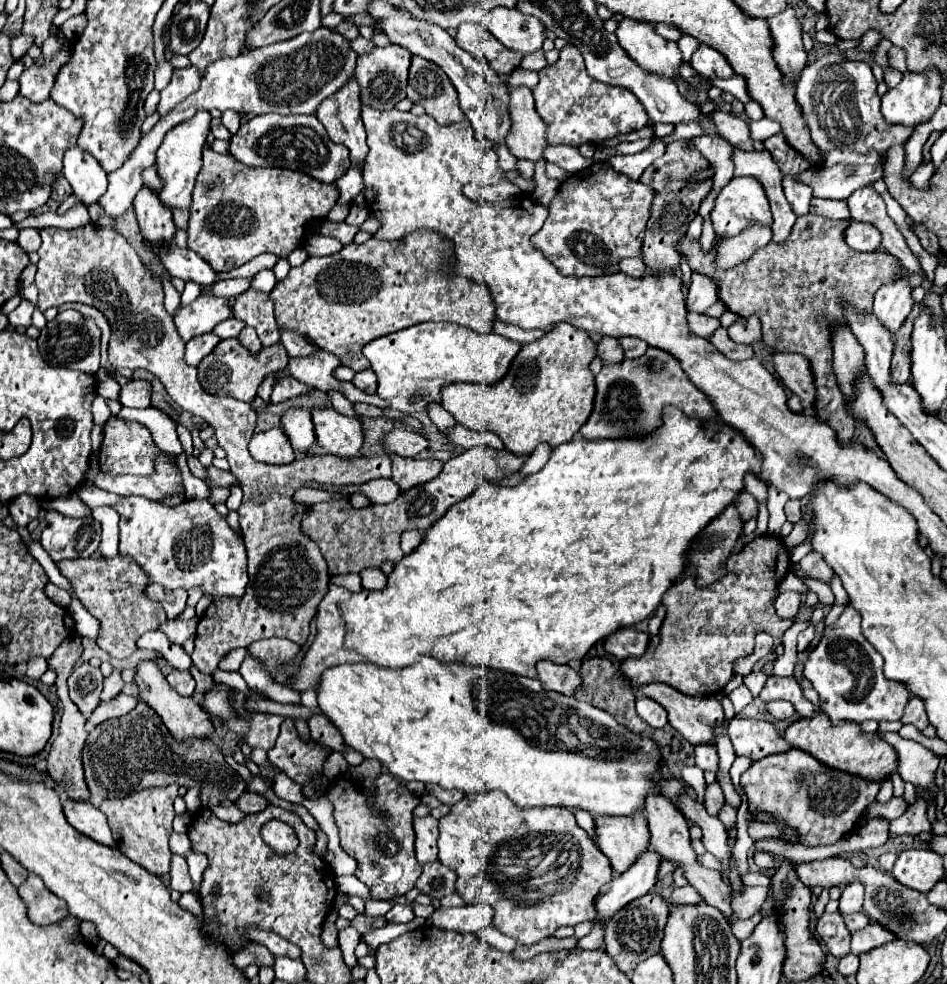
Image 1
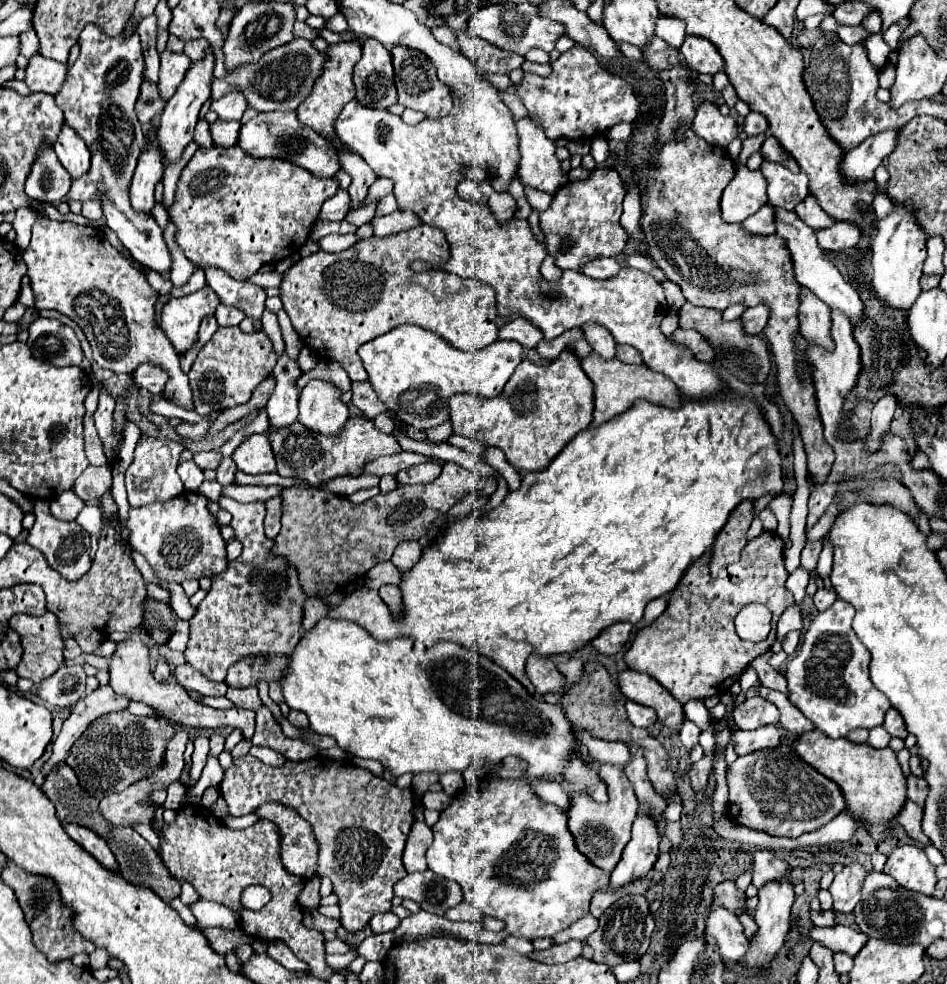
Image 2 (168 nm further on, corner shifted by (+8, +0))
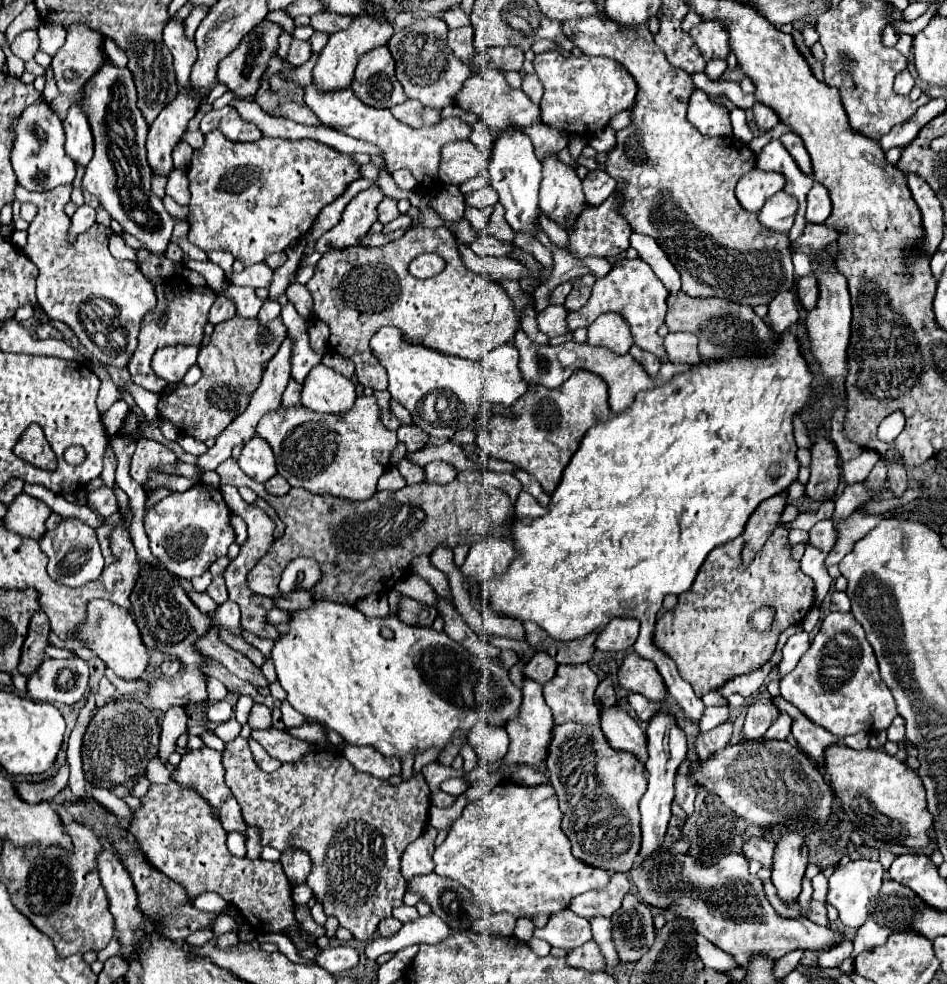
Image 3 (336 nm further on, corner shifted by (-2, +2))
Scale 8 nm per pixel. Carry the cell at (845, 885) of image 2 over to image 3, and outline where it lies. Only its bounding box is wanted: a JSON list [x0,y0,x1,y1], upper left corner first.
[828,859,884,929]

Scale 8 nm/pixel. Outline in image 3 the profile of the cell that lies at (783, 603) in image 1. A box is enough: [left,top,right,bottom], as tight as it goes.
[750,605,776,631]

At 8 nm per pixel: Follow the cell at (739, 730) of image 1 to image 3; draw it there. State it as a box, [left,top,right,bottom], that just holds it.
[764,713,792,739]

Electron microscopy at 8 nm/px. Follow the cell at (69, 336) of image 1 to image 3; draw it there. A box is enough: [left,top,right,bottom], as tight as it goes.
[36,323,64,341]

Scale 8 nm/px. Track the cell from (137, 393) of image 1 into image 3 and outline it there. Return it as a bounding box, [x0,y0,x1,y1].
[152,345,198,383]

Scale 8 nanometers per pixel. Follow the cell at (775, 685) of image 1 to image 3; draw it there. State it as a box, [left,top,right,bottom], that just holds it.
[774,695,838,767]

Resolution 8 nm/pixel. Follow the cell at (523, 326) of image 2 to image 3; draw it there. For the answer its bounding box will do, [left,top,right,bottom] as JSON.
[536,305,568,337]

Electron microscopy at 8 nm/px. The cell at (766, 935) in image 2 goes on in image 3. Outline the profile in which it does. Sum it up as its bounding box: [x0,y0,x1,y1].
[772,833,808,905]

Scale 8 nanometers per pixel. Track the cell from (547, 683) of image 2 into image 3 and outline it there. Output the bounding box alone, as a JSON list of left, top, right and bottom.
[524,651,558,685]

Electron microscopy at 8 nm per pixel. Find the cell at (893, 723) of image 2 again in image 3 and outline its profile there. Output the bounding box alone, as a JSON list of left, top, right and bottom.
[888,715,914,747]

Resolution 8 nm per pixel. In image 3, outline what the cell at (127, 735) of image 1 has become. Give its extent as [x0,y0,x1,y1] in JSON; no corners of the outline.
[82,699,160,791]

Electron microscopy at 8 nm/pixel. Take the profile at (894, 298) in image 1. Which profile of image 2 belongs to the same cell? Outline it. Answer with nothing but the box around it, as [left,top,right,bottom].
[872,203,928,309]

